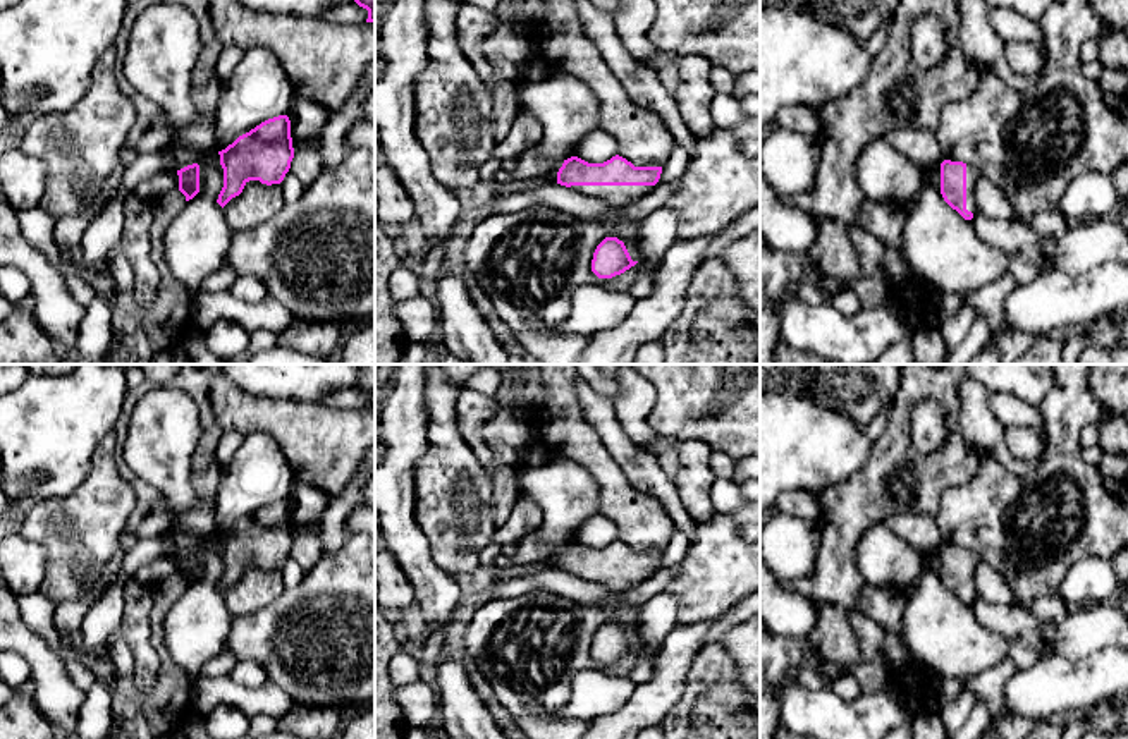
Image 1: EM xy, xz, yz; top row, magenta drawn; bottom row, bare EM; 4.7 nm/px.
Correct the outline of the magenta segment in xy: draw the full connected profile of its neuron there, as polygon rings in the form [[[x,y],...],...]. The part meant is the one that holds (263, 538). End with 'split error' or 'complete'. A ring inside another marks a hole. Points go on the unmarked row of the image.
[[[287,500],[268,504],[218,536],[224,572],[217,588],[224,593],[239,581],[249,565],[280,569],[294,543],[291,505]]] | complete

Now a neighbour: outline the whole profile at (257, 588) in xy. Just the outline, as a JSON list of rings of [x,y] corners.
[[[246,567],[242,577],[224,593],[224,602],[232,617],[251,614],[277,600],[284,591],[280,569]]]

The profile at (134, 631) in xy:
[[[132,577],[124,586],[124,602],[122,624],[112,644],[122,644],[132,653],[134,682],[141,693],[150,693],[160,669],[160,657],[150,641],[151,589]]]

